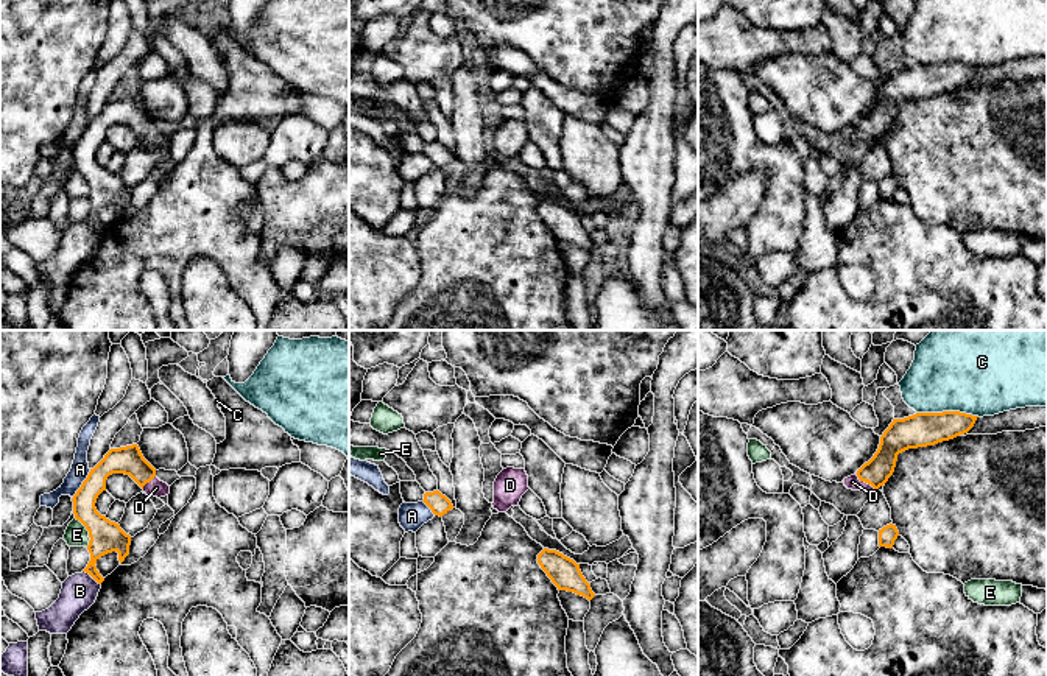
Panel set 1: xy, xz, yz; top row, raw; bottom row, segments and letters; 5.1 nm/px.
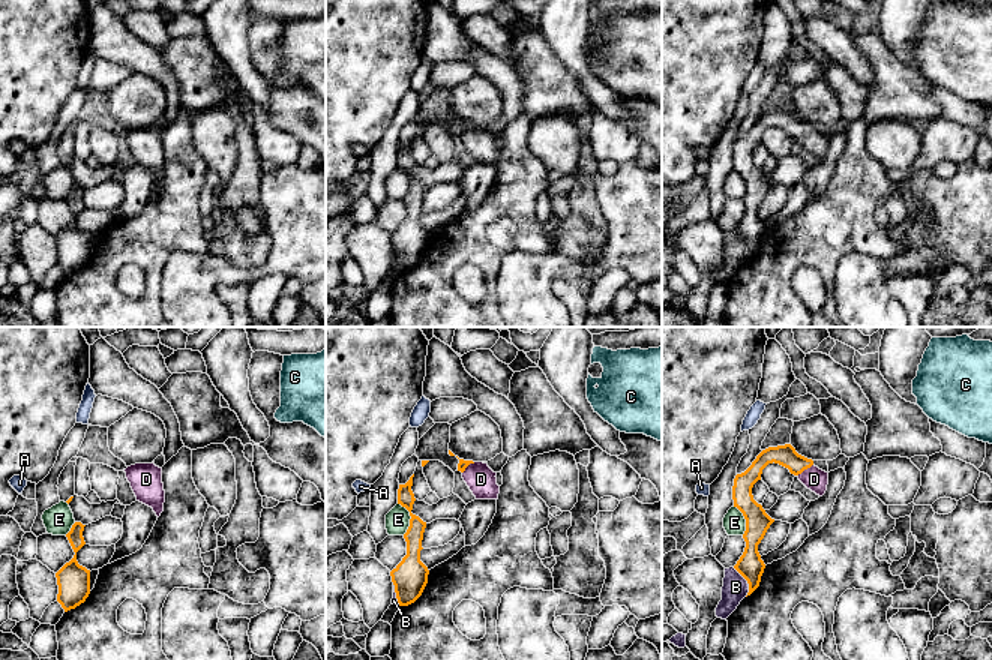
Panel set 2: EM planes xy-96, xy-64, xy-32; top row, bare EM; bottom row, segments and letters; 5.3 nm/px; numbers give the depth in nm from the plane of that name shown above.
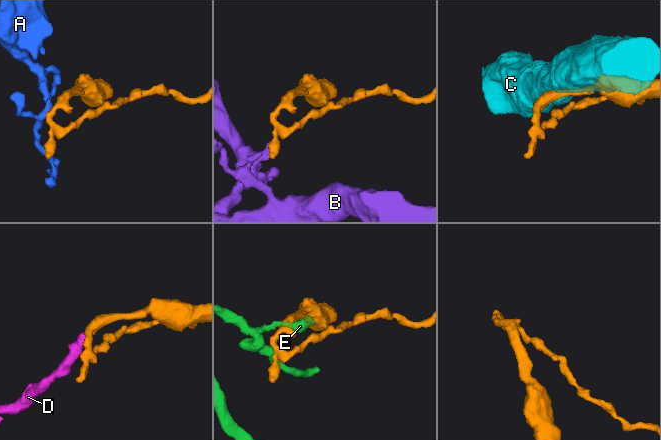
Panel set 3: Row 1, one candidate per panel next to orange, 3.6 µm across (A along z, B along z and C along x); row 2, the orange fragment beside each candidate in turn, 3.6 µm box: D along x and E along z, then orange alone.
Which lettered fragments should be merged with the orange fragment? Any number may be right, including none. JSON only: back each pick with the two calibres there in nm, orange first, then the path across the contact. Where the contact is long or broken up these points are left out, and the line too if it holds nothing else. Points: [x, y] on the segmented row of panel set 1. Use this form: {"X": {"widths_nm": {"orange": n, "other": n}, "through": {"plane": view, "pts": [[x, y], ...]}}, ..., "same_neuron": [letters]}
{"D": {"widths_nm": {"orange": 140, "other": 70}, "through": {"plane": "yz", "pts": [[876, 472], [865, 482], [853, 482]]}}, "same_neuron": ["D"]}

